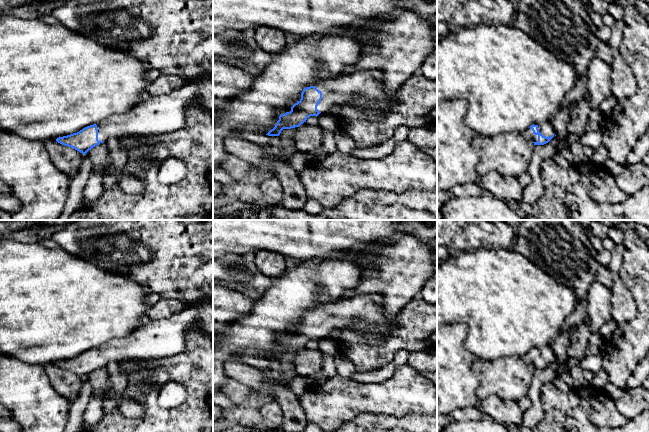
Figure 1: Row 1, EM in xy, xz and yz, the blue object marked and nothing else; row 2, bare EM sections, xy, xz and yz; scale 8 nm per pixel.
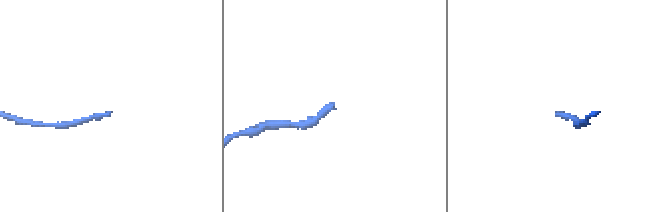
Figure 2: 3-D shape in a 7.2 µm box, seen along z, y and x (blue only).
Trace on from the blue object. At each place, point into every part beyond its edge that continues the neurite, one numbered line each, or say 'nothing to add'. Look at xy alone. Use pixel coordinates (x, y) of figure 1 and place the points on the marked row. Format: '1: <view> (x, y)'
1: xy (158, 115)

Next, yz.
1: yz (545, 128)

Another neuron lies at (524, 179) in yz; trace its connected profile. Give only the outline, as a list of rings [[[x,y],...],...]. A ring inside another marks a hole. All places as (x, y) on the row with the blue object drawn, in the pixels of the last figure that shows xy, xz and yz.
[[[526,171],[517,177],[517,181],[522,188],[525,188],[526,186],[528,186],[531,183],[531,176]]]

